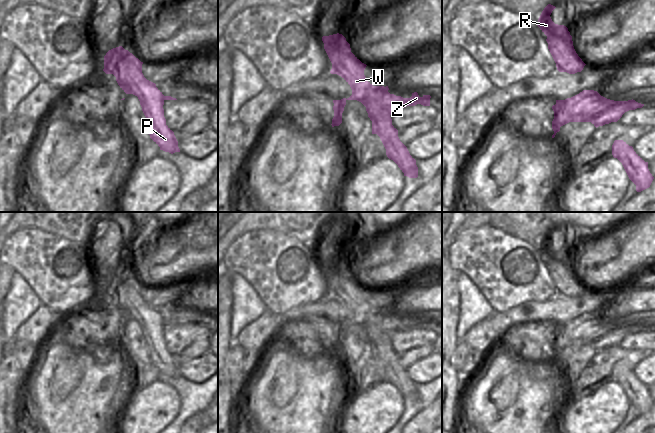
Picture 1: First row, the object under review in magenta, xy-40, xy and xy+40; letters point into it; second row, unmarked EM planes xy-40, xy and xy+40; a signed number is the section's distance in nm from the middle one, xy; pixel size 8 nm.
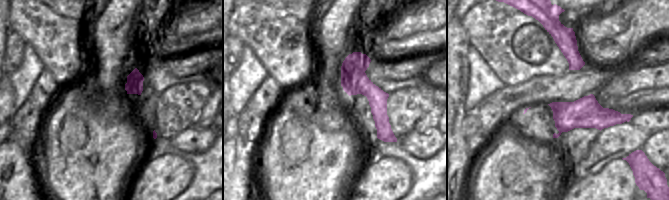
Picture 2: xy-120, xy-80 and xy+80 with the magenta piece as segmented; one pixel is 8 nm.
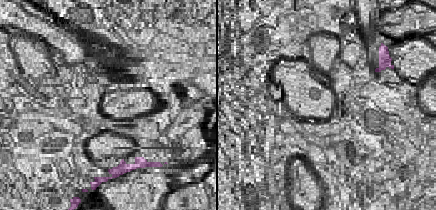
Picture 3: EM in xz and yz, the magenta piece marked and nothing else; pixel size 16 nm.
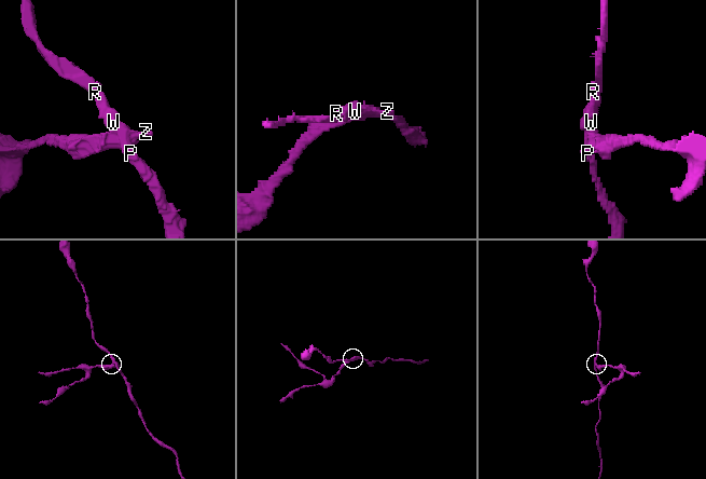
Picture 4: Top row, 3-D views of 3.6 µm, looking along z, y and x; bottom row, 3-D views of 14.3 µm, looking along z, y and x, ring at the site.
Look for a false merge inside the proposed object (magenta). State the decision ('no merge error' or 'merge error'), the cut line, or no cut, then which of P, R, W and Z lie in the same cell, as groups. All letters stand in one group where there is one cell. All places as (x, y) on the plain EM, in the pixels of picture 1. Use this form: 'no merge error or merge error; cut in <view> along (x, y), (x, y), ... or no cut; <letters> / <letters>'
merge error; cut in xy+40 along (615, 325), (598, 337), (603, 344); P R W / Z

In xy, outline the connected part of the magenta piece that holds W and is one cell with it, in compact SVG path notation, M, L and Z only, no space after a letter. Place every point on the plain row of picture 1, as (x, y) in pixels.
M342 258L323 260L322 265L332 287L330 297L341 300L352 313L352 319L347 324L357 324L366 331L372 345L372 358L380 361L387 381L398 389L404 400L417 402L416 384L400 365L398 354L392 349L390 339L395 332L383 332L380 329L380 321L385 311L373 310L366 303L364 294L367 289L351 276L350 268Z

